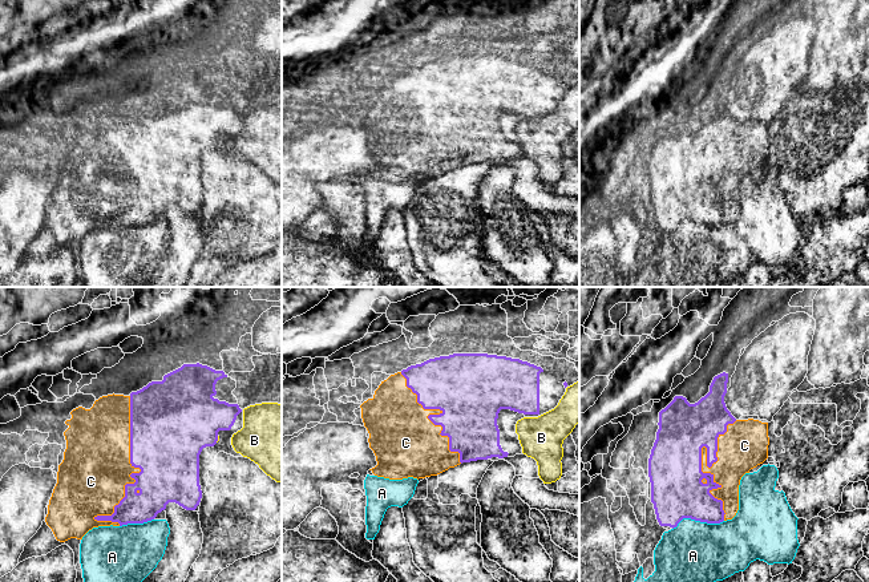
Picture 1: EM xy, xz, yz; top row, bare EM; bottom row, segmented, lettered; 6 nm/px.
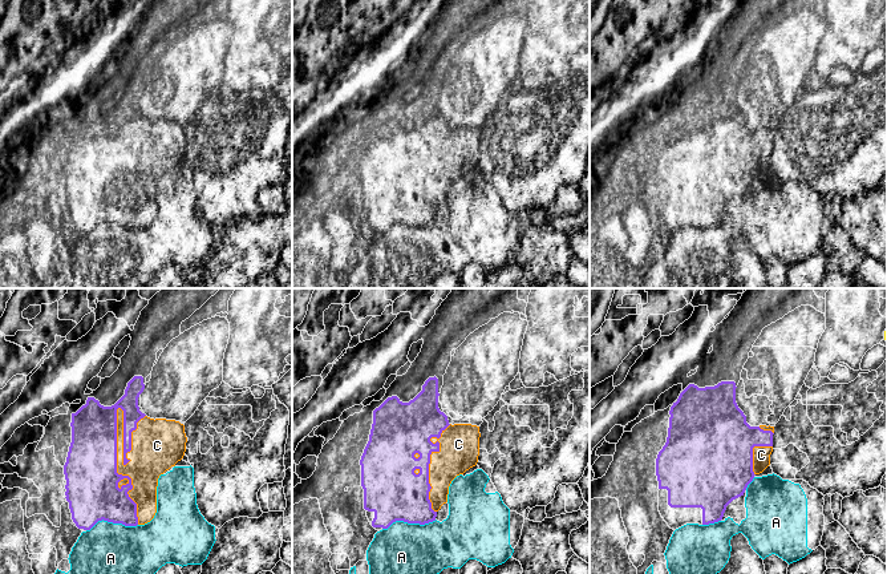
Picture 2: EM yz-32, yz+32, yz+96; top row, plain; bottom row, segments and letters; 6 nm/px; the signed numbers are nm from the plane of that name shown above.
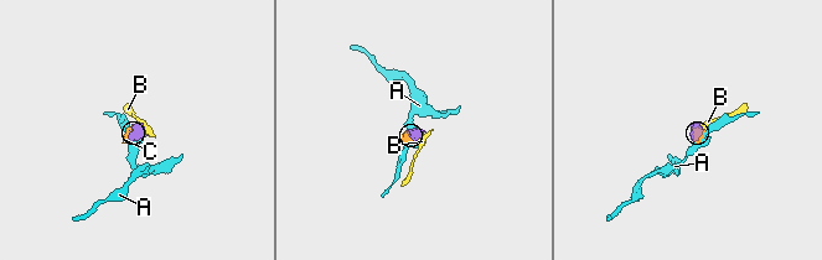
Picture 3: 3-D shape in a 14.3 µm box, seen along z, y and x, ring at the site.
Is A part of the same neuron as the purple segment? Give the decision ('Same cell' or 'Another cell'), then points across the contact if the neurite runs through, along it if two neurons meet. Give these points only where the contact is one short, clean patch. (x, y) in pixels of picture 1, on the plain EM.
Another cell

